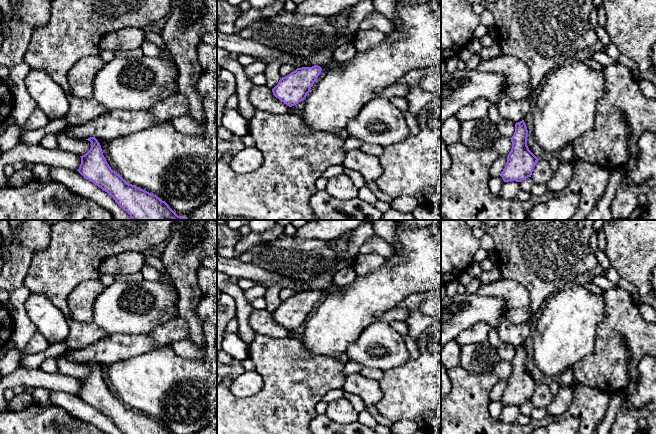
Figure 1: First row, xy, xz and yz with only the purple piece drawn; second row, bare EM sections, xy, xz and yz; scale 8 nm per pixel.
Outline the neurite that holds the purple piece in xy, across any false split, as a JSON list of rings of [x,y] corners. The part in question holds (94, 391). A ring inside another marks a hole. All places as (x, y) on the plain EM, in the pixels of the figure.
[[[95,361],[86,364],[91,366],[91,372],[86,378],[80,380],[81,388],[77,395],[85,403],[110,418],[123,434],[172,434],[156,419],[127,407],[113,395]]]

